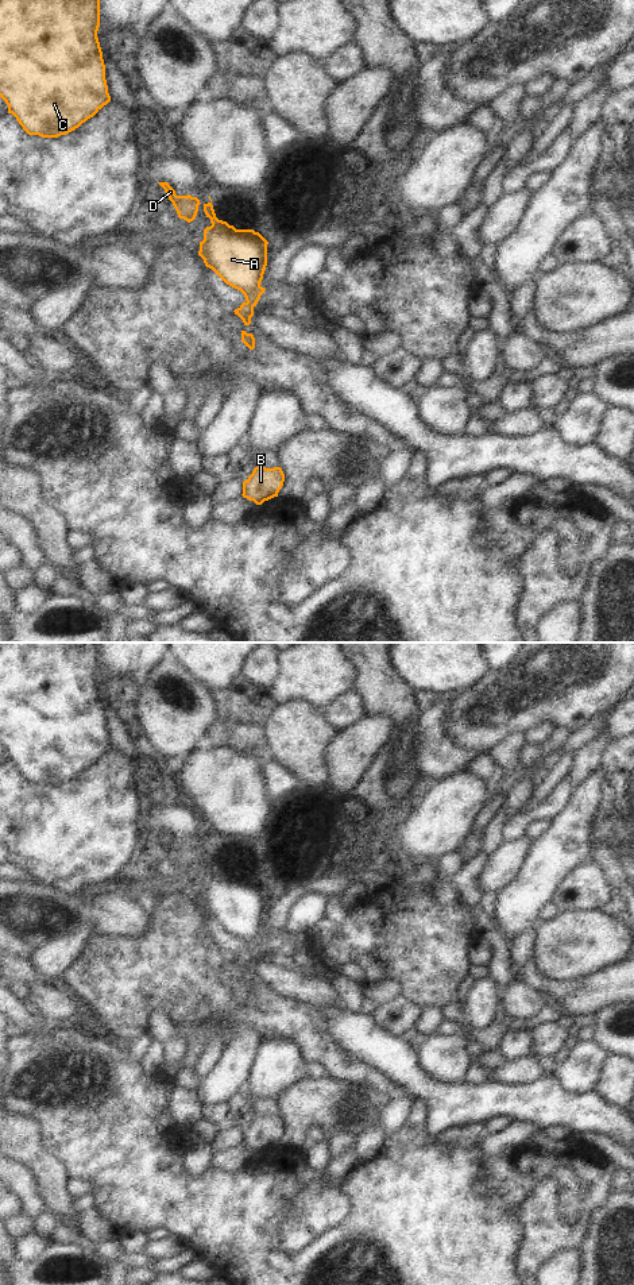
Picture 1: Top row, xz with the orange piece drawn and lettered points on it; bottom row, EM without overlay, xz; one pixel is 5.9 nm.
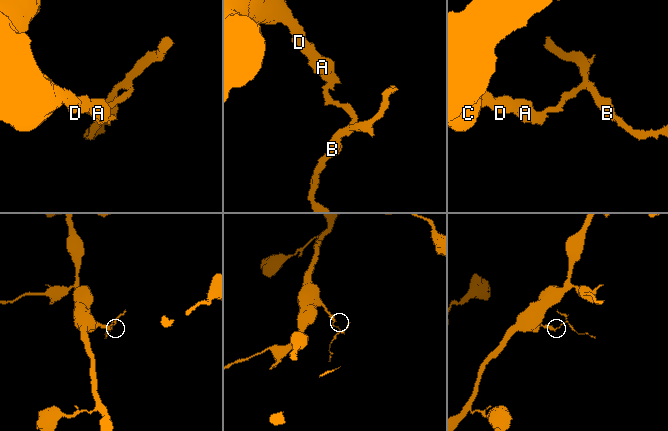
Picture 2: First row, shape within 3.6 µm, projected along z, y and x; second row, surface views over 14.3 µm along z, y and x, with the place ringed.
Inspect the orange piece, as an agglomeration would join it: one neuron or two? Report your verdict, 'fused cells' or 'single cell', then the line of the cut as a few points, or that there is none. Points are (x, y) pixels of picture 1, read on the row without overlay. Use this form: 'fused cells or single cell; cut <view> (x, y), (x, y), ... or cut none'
fused cells; cut xz (246, 950), (252, 956)

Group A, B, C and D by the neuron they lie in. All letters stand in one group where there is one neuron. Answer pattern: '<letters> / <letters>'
A C D / B

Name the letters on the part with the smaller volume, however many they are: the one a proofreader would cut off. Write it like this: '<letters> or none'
B

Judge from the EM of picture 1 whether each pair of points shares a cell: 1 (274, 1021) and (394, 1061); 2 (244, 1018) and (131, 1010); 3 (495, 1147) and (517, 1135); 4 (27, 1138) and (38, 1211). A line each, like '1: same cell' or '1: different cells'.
1: different cells
2: same cell
3: same cell
4: different cells

